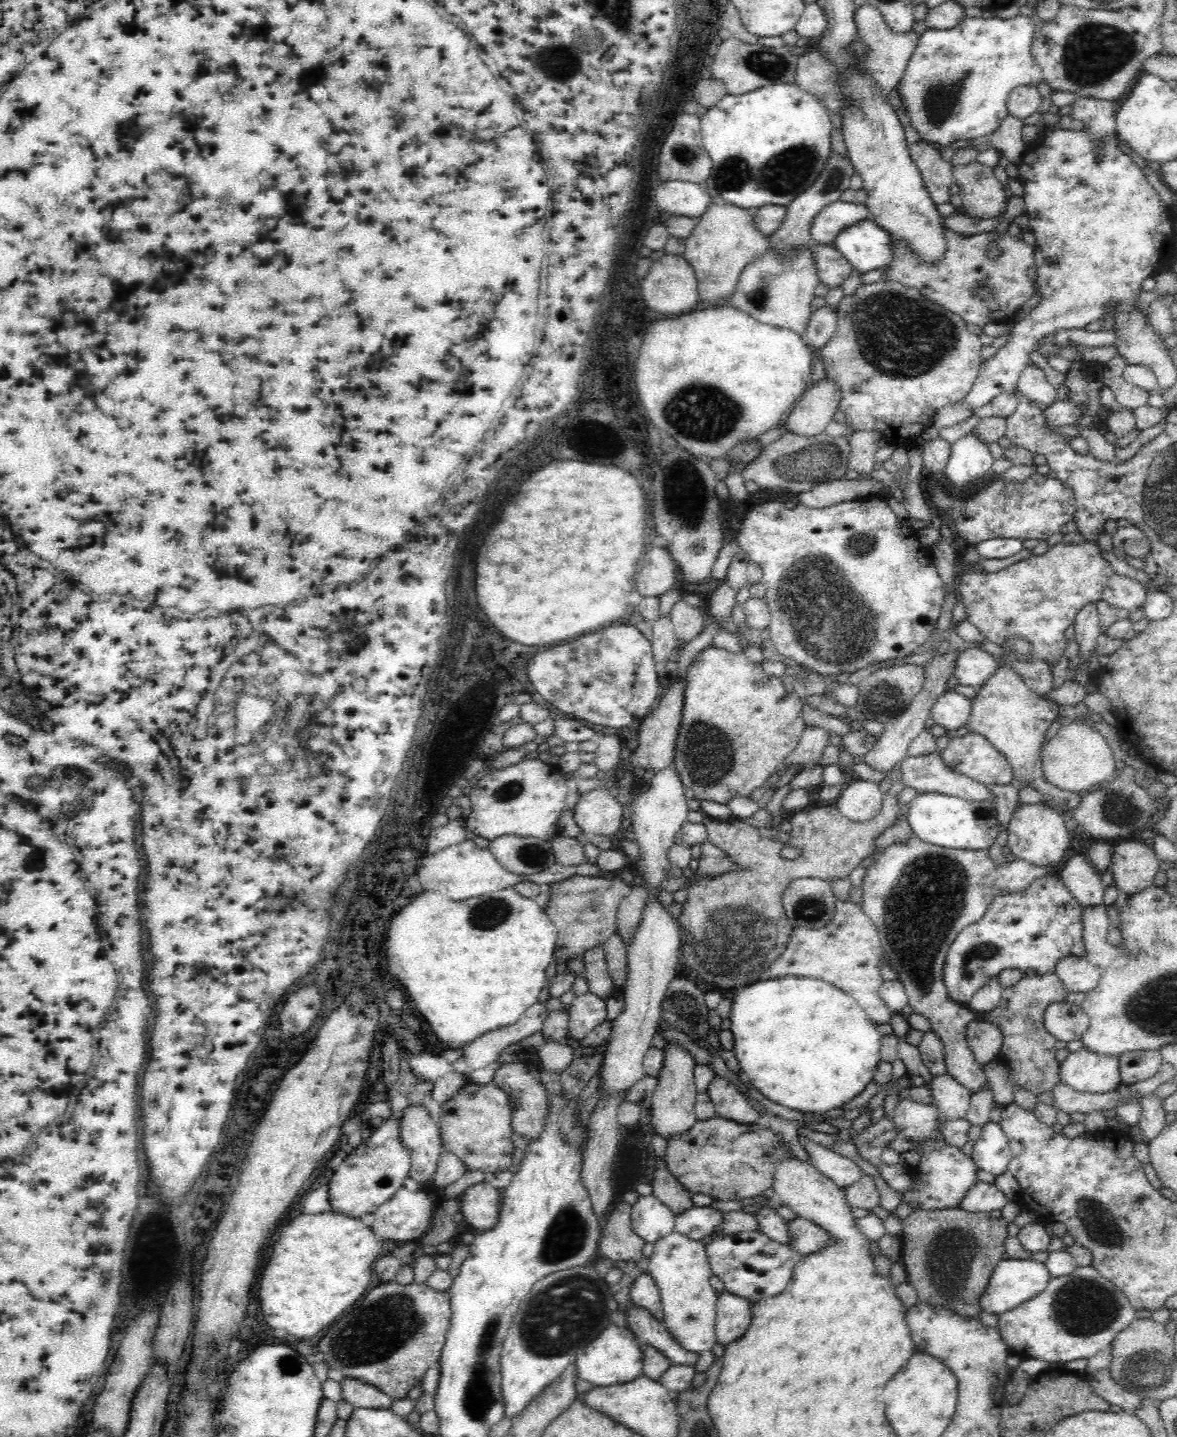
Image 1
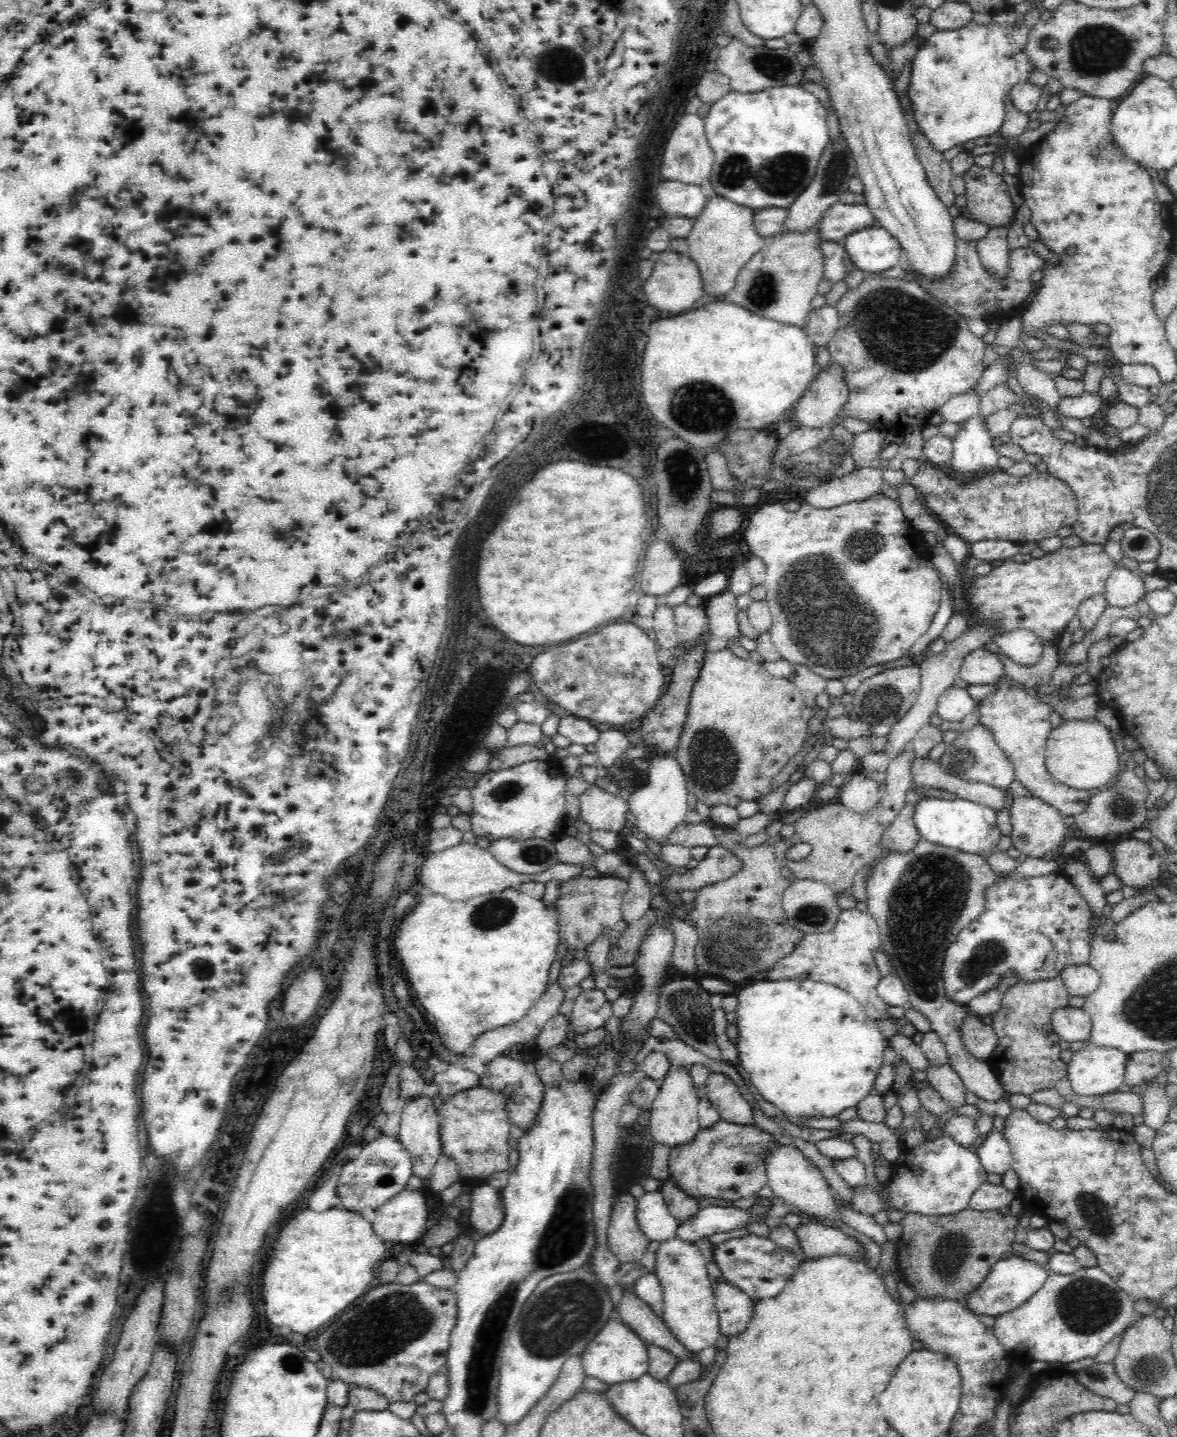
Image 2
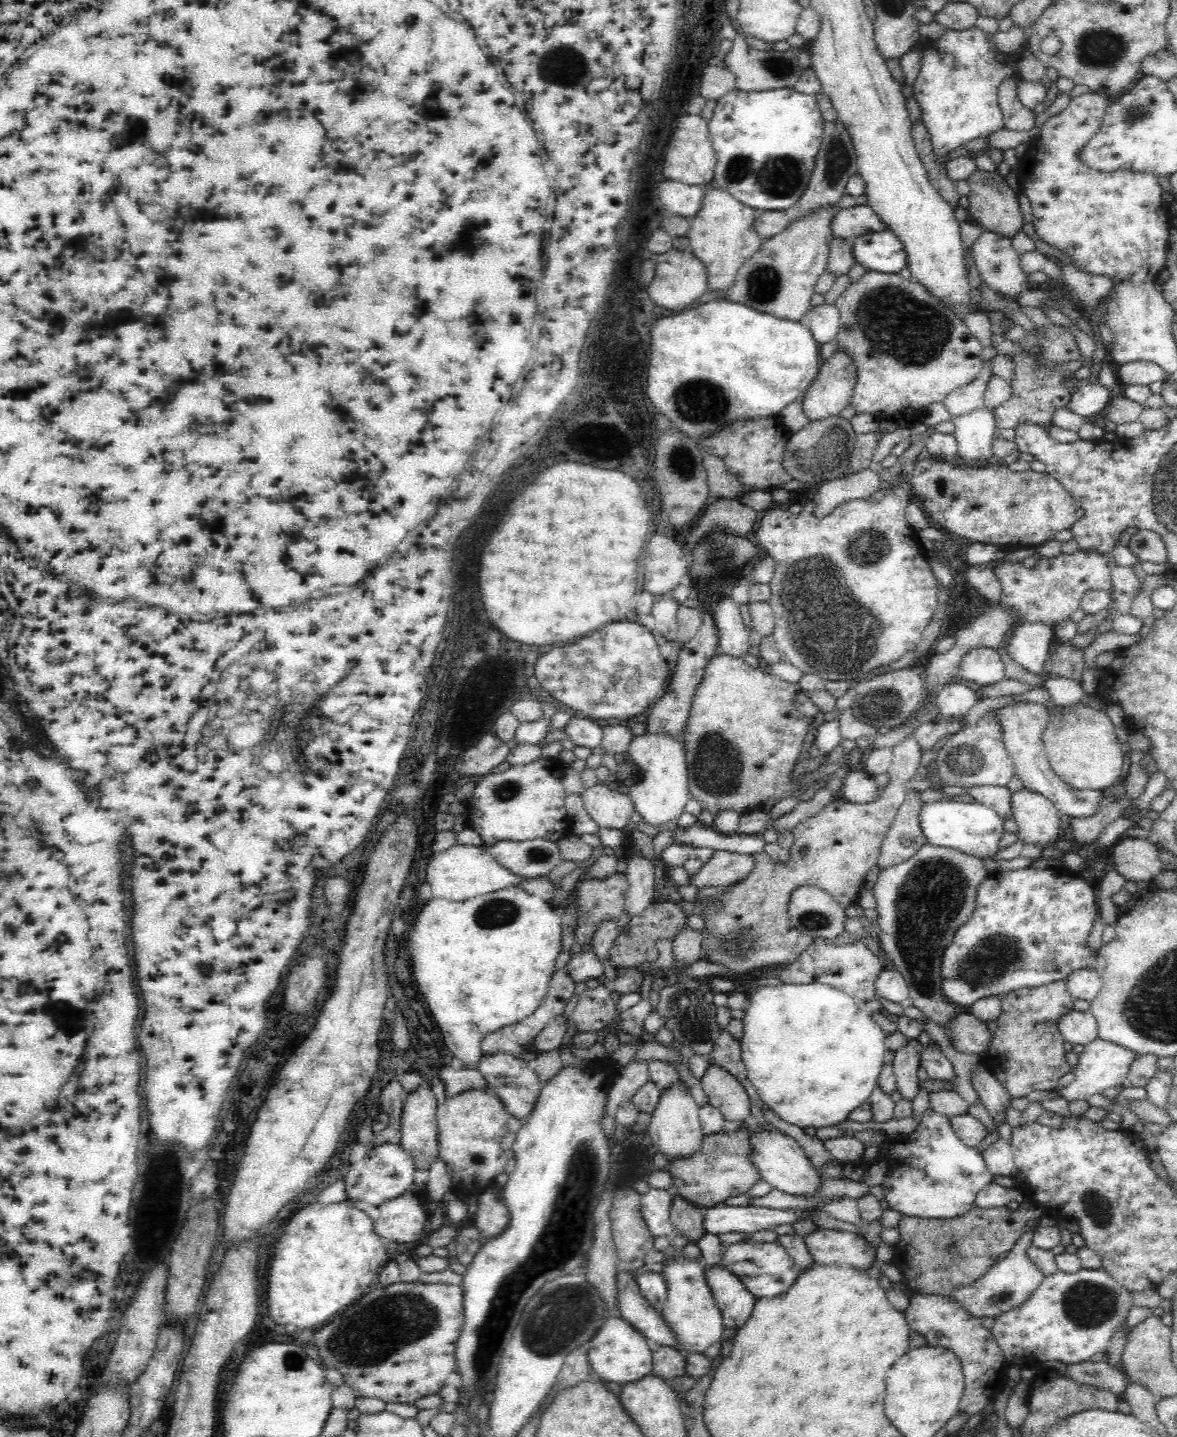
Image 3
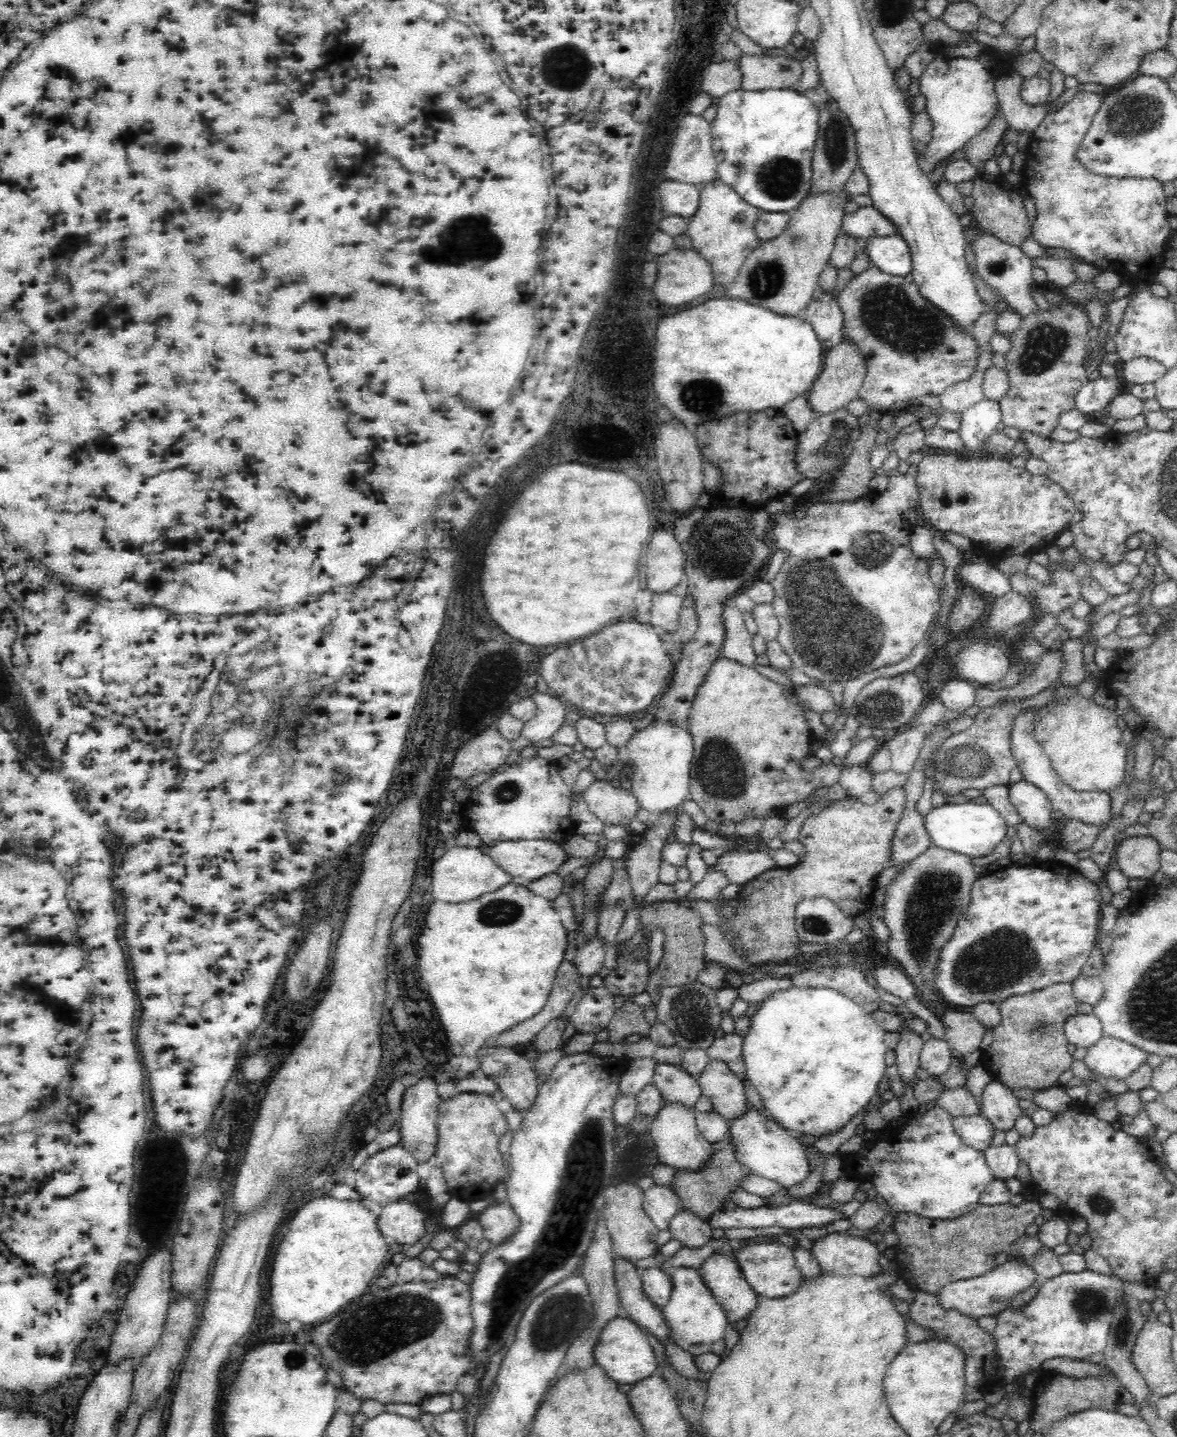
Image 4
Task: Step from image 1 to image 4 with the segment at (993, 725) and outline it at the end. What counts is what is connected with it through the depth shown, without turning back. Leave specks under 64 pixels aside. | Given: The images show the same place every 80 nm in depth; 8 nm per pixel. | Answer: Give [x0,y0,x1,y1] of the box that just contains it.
[1010,708,1113,829]

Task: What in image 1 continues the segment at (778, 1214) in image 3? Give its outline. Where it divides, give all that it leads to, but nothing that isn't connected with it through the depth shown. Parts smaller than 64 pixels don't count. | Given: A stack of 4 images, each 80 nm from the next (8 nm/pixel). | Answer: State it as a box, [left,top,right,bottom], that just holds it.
[674,1206,722,1241]

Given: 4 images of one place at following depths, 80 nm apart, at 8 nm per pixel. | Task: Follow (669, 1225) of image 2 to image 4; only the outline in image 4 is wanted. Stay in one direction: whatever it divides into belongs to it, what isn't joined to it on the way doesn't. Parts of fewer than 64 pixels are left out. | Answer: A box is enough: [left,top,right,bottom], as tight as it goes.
[642,1185,682,1232]

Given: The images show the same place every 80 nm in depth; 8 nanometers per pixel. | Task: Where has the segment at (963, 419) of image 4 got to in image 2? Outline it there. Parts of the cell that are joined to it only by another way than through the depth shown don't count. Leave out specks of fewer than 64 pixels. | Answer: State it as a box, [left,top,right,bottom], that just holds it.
[947,414,999,479]

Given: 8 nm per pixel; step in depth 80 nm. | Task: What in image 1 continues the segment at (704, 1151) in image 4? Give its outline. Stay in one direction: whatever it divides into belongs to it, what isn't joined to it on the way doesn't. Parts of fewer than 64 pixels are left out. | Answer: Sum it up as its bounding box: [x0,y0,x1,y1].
[652,1040,697,1138]

